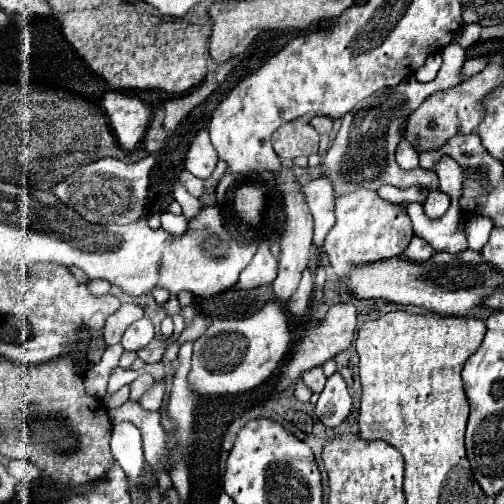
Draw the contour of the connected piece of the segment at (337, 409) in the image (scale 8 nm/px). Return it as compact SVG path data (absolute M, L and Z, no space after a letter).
M336 371L326 379L326 387L320 393L320 399L316 403L316 417L326 427L336 427L348 417L350 409L352 409L352 399L350 399L346 381Z

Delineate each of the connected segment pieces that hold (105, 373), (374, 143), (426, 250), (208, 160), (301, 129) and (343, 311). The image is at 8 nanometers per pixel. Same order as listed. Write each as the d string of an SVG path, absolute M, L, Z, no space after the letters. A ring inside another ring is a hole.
M108 345L100 363L96 363L86 375L84 375L84 385L86 385L86 391L90 395L96 395L98 399L104 397L106 393L106 385L108 385L108 379L110 375L114 373L114 369L118 367L118 361L120 361L120 355L122 355L122 345Z
M452 43L442 51L442 57L444 57L444 63L442 63L436 79L432 79L428 83L420 83L420 81L416 81L414 75L406 77L404 81L400 81L400 85L384 87L384 89L376 91L372 97L368 97L366 101L360 101L360 105L356 105L356 109L348 111L342 117L340 131L334 137L334 141L332 141L328 153L324 155L324 161L320 165L322 177L330 179L336 197L348 195L348 193L358 191L358 189L378 191L382 185L394 185L400 189L408 189L412 185L418 185L418 187L424 187L428 191L436 191L440 187L438 175L432 171L426 171L426 169L402 171L394 161L394 151L396 151L398 143L402 141L404 119L410 113L414 113L414 109L428 95L432 95L436 91L450 89L450 87L460 83L458 73L462 69L464 59L466 59L464 49L458 43Z
M414 235L402 257L410 261L428 261L432 255L434 255L434 247L426 239L420 239Z
M204 127L198 131L198 135L190 143L190 149L186 153L186 169L198 179L208 179L216 163L218 163L218 155L210 143L208 129Z
M306 119L284 123L272 135L274 151L282 159L294 159L298 155L310 155L318 151L318 133L308 125Z
M334 305L334 307L330 307L328 313L326 313L326 317L324 317L324 323L320 323L318 327L314 327L312 331L308 331L300 339L300 343L294 347L292 359L290 359L290 363L282 371L282 379L280 379L278 391L286 389L300 373L304 373L304 371L308 371L312 367L318 367L324 361L332 359L336 353L348 349L350 343L352 343L354 331L356 331L356 307L354 305Z

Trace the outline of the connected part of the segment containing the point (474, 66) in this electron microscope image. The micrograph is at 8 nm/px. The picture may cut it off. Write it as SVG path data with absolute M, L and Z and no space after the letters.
M468 59L466 63L464 63L464 79L468 79L468 77L474 77L474 73L480 73L482 69L486 67L486 59Z

